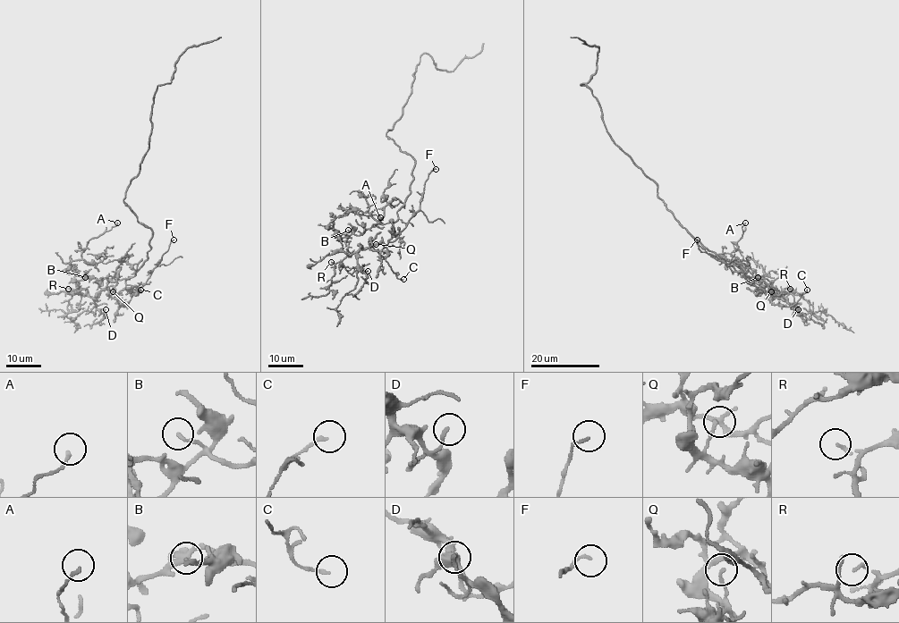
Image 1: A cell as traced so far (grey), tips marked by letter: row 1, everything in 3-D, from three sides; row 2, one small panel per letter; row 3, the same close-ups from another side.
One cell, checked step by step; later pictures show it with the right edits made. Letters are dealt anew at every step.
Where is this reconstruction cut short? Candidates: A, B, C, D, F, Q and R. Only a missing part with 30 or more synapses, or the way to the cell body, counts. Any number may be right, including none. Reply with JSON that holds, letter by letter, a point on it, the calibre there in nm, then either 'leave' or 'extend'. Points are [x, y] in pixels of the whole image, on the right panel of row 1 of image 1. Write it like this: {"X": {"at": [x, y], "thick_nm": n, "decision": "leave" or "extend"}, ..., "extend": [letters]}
{"A": {"at": [745, 223], "thick_nm": 140, "decision": "leave"}, "B": {"at": [758, 277], "thick_nm": 120, "decision": "leave"}, "C": {"at": [807, 290], "thick_nm": 140, "decision": "leave"}, "D": {"at": [798, 309], "thick_nm": 140, "decision": "leave"}, "F": {"at": [697, 239], "thick_nm": 100, "decision": "leave"}, "Q": {"at": [771, 291], "thick_nm": 140, "decision": "leave"}, "R": {"at": [790, 289], "thick_nm": 130, "decision": "leave"}, "extend": []}

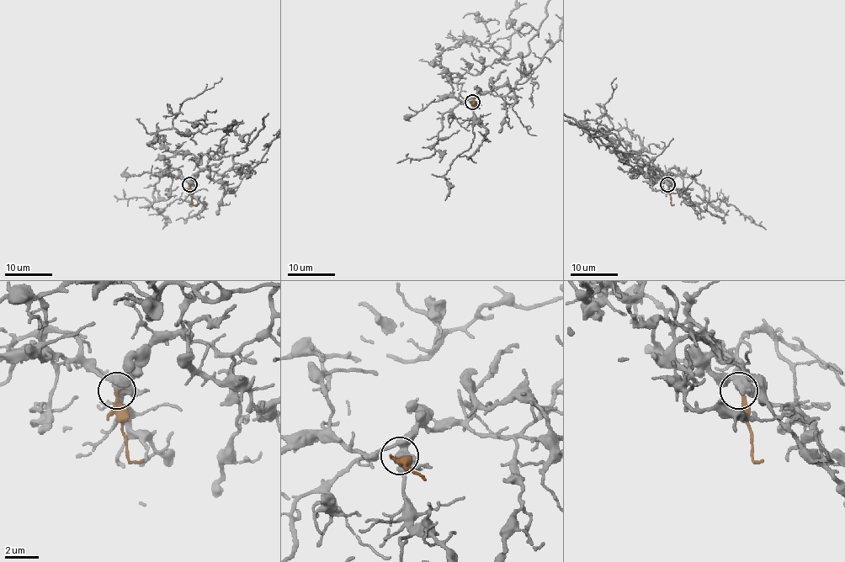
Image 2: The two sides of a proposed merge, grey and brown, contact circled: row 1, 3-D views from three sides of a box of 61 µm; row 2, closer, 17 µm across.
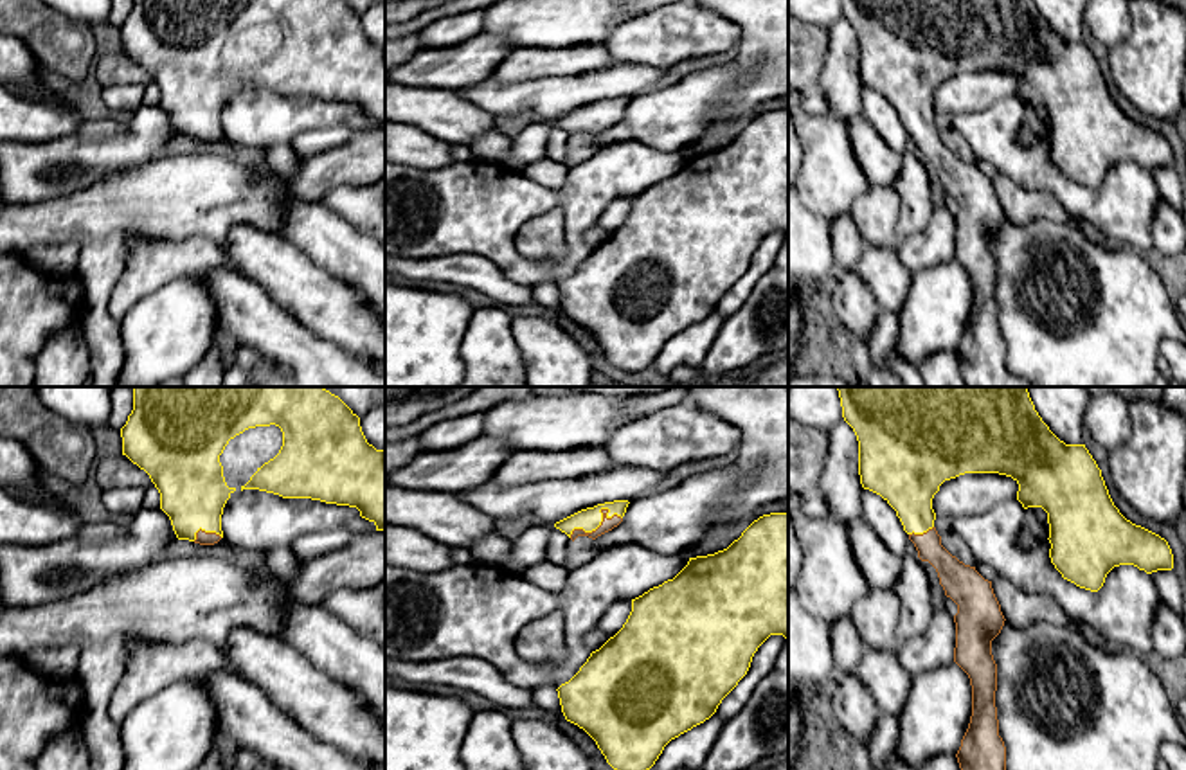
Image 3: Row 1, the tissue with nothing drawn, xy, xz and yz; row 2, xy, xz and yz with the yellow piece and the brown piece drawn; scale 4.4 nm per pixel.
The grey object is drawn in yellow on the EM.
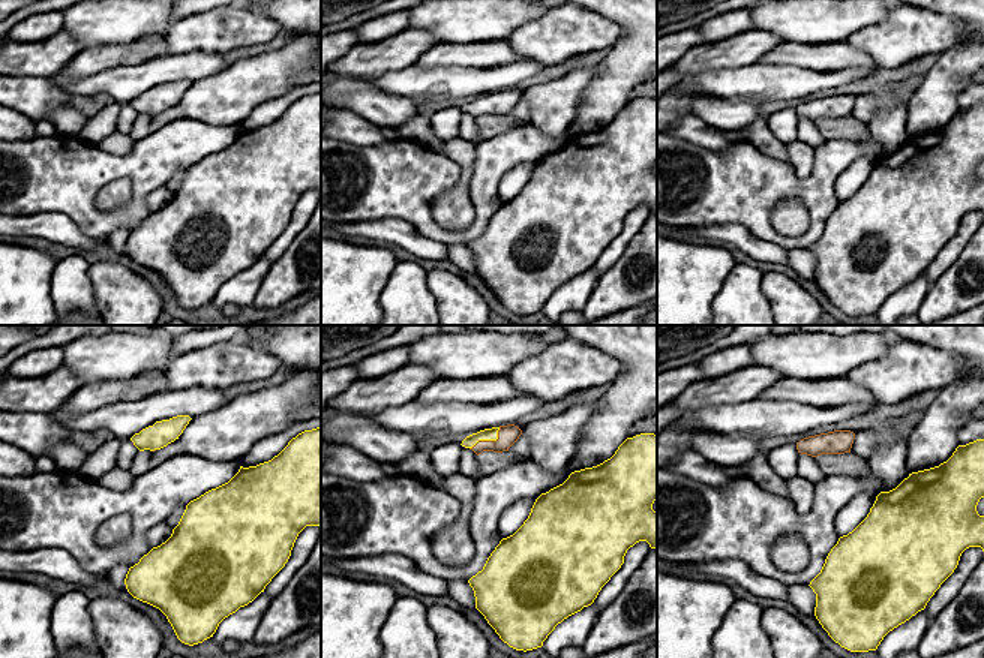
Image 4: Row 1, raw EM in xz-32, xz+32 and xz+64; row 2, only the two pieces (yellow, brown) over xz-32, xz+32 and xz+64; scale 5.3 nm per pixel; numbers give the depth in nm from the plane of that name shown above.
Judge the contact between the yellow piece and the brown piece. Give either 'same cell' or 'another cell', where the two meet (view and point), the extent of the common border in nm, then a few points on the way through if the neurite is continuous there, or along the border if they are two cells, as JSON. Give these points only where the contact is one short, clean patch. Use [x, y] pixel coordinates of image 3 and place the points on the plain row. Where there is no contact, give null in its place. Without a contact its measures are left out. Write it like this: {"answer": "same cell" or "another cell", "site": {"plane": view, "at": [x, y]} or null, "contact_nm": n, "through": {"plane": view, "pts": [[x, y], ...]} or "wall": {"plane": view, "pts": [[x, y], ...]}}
{"answer": "same cell", "site": {"plane": "xz", "at": [594, 126]}, "contact_nm": 260, "through": {"plane": "xz", "pts": [[589, 116], [594, 126], [607, 121]]}}

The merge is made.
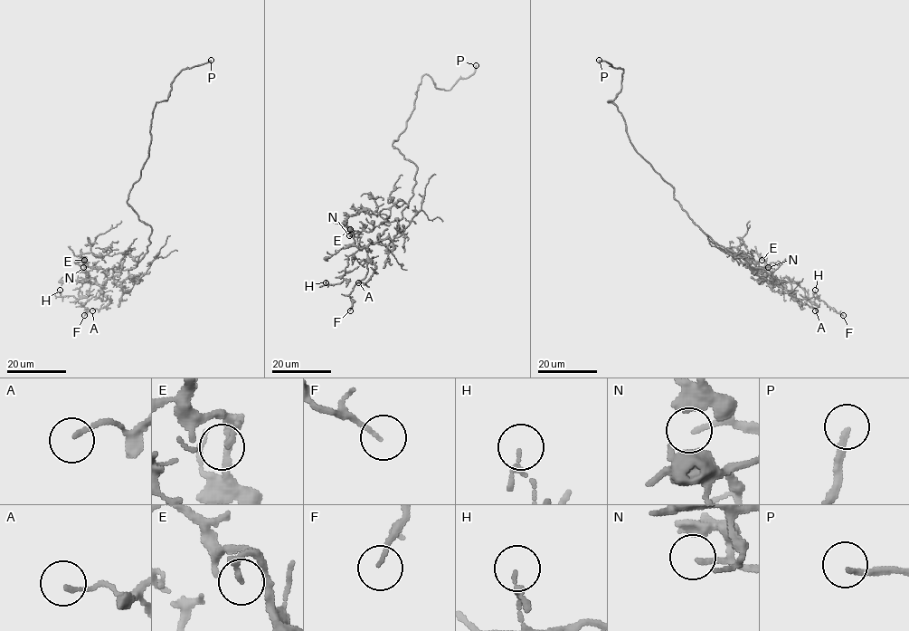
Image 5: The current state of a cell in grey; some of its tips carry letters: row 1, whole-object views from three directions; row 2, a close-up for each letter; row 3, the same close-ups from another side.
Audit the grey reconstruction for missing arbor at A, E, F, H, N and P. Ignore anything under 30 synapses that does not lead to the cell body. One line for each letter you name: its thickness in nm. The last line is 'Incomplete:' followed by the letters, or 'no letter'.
N: 150 nm thick
P: 180 nm thick
Incomplete: N, P

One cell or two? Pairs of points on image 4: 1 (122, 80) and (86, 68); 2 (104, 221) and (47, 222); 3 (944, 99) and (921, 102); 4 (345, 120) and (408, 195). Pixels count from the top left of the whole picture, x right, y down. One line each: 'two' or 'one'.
1: two
2: two
3: one
4: two

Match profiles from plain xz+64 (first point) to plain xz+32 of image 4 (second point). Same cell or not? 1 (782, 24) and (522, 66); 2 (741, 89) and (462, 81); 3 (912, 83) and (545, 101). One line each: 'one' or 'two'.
1: two
2: one
3: one

